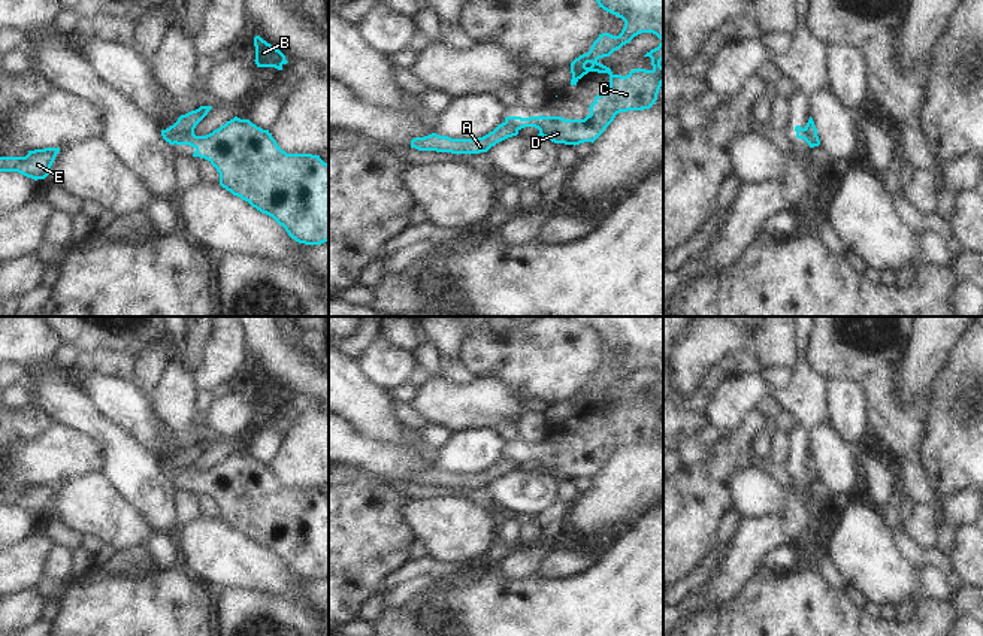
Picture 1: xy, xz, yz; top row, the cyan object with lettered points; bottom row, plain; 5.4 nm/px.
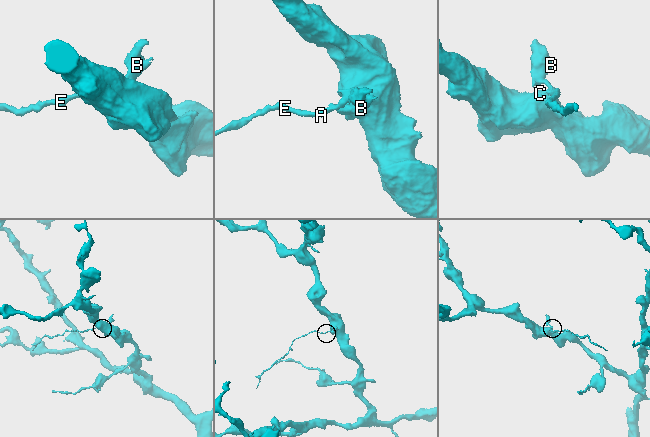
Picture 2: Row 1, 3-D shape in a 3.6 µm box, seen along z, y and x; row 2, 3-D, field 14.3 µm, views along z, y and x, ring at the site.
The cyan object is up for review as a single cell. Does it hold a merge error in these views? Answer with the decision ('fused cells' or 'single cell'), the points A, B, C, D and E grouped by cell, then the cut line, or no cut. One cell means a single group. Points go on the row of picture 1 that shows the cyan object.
fused cells; groups A B E / C D; cut xy (193, 129), (181, 133), (174, 142)

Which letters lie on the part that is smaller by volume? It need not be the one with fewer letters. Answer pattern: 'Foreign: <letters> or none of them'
Foreign: A, B, E

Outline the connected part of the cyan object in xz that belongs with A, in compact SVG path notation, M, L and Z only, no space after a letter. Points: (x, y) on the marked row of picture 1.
M502 122L489 134L478 139L451 139L448 136L439 136L432 133L424 137L415 137L411 140L411 148L418 151L436 151L451 154L480 154L487 152L496 143L517 136L518 130Z

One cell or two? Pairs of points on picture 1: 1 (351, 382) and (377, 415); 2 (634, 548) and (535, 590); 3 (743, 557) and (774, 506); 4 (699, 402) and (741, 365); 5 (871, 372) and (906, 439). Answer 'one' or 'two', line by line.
1: one
2: one
3: two
4: one
5: one

